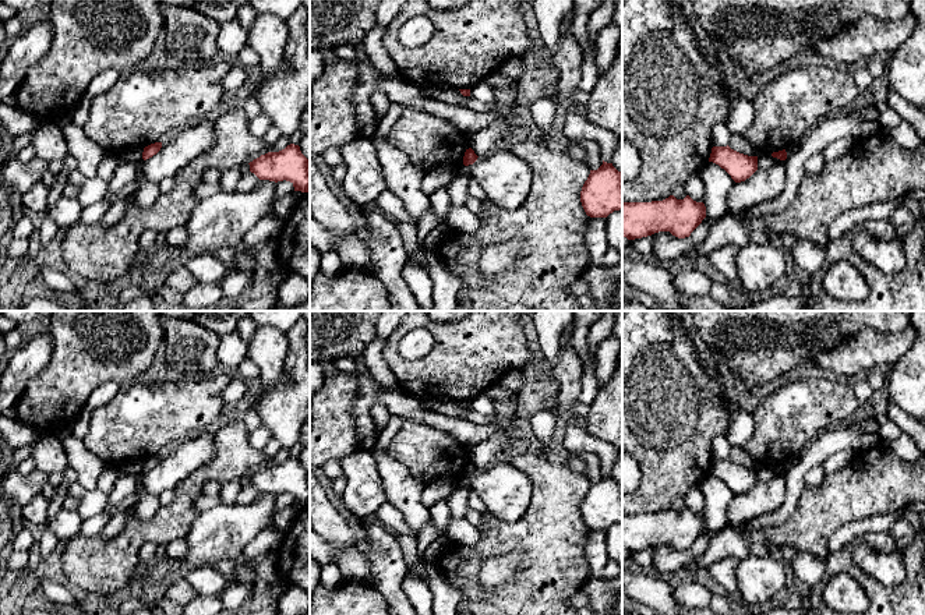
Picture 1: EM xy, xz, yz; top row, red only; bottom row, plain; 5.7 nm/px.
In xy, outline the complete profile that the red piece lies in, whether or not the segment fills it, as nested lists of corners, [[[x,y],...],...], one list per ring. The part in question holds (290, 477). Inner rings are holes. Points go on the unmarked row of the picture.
[[[290,456],[279,464],[268,464],[254,471],[250,484],[260,492],[290,494],[294,503],[310,503],[310,473],[301,466],[300,459]]]

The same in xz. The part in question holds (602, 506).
[[[603,473],[597,483],[590,483],[580,503],[580,515],[590,530],[607,530],[622,522],[622,484]]]

